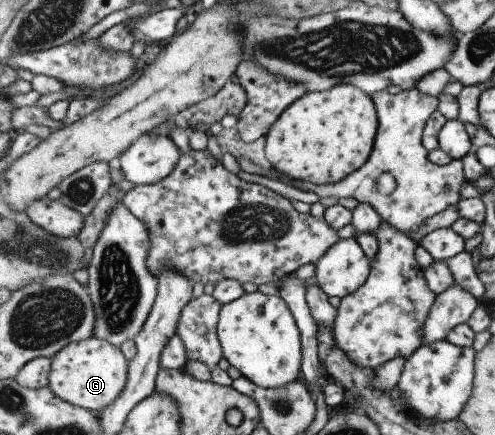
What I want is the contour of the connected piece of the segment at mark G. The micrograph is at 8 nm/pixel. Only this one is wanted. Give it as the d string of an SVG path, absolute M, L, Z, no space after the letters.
M95 336L65 346L52 360L49 387L53 393L96 414L115 403L126 388L130 361L119 347Z

